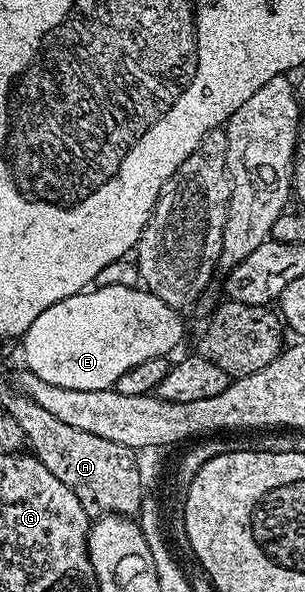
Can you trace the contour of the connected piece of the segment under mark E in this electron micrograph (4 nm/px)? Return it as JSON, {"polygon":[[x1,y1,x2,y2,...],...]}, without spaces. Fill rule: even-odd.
{"polygon":[[94,286,93,288,87,288,80,294,73,294,56,304,52,304,52,308,40,312,40,316,36,316,36,320,32,320,32,328,28,328,28,332,22,335,20,339,22,354,26,357,25,369,32,371,36,376,40,376,42,380,48,380,48,384,57,384,60,388,109,390,114,387,116,380,120,380,120,376,124,376,124,372,128,372,128,368,136,368,136,364,141,364,143,360,165,358,173,355,173,350,182,342,182,318,178,314,181,313,175,307,164,304,164,300,160,300,145,288,139,288,138,286]]}

